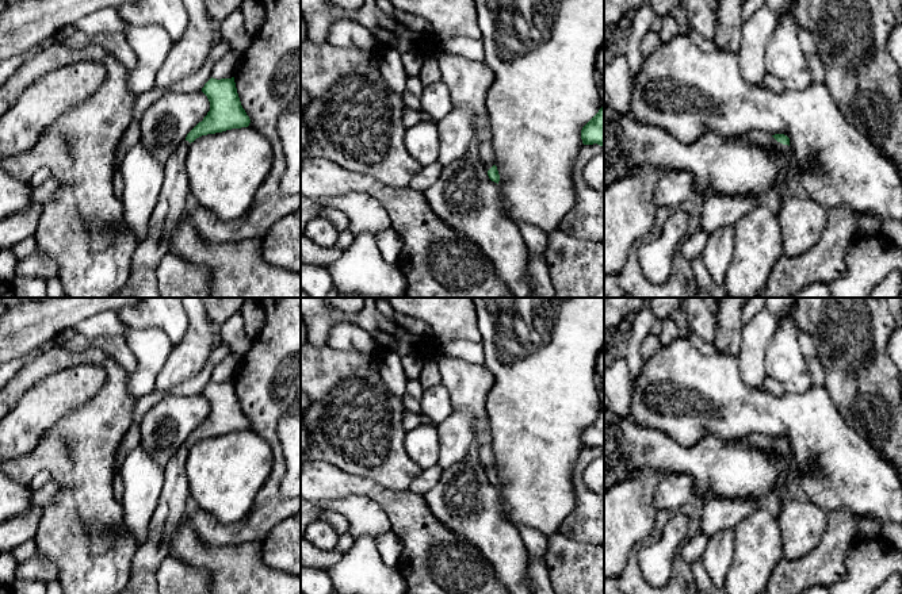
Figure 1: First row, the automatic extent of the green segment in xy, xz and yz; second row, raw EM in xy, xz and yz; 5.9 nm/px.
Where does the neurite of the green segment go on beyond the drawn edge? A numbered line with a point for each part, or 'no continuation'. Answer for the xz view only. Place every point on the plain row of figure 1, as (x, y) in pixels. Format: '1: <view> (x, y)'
1: xz (486, 456)

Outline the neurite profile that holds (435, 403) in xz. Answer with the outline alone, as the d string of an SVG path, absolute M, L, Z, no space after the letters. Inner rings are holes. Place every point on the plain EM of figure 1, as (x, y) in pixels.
M440 383L423 391L420 398L421 414L428 417L433 425L439 425L452 413L450 394Z

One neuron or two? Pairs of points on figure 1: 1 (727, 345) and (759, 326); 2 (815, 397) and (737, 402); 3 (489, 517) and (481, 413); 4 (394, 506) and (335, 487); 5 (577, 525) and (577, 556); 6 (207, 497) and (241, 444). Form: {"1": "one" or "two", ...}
{"1": "two", "2": "one", "3": "one", "4": "one", "5": "two", "6": "one"}

